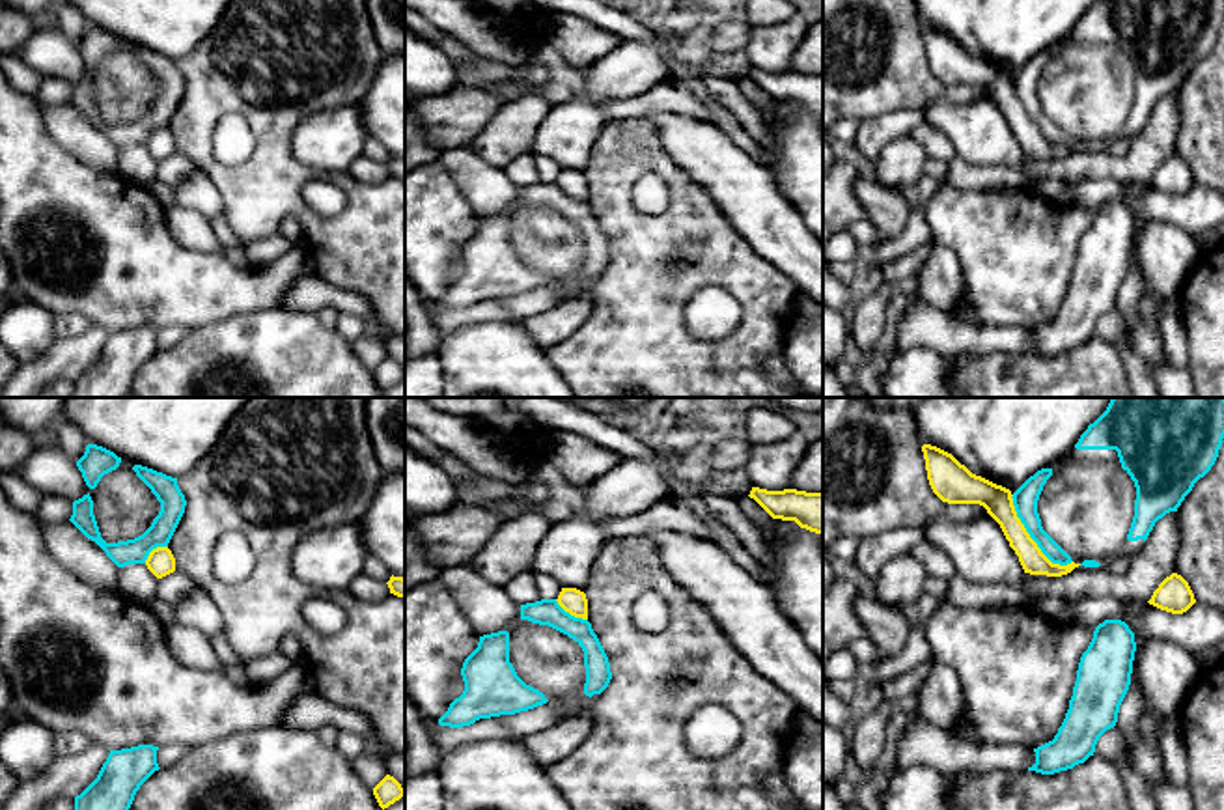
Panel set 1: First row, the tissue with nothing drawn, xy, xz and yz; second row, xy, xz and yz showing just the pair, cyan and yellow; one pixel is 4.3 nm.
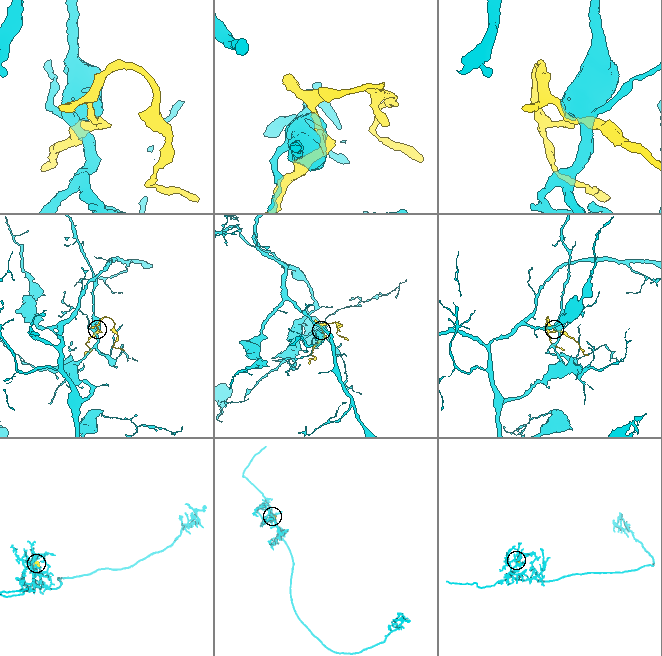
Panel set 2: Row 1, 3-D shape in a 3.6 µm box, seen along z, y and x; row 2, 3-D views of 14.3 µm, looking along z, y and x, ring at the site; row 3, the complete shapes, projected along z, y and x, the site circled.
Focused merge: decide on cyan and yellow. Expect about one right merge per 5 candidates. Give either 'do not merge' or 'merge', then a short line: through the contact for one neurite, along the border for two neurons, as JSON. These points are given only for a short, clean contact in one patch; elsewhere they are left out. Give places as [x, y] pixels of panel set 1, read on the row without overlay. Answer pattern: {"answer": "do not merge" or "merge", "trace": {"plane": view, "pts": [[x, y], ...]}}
{"answer": "do not merge"}

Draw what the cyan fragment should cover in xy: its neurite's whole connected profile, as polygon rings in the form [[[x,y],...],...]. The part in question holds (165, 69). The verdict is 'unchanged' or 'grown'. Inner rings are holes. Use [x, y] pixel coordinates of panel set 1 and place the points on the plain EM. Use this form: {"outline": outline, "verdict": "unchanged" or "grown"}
{"outline": [[[134,47],[132,52],[160,84],[159,97],[142,118],[127,123],[106,125],[101,119],[90,75],[73,84],[73,97],[69,101],[88,121],[95,123],[118,149],[146,146],[153,131],[168,129],[187,88],[177,60],[142,47]]], "verdict": "unchanged"}

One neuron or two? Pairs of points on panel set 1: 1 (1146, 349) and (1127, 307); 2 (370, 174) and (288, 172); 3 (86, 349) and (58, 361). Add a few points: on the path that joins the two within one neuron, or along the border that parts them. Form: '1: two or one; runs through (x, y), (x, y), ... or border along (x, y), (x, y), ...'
1: two; border along (1144, 290), (1137, 307), (1137, 320), (1129, 325)
2: two; border along (347, 170), (361, 181), (379, 183), (385, 180)
3: one; runs through (79, 353), (66, 359)

